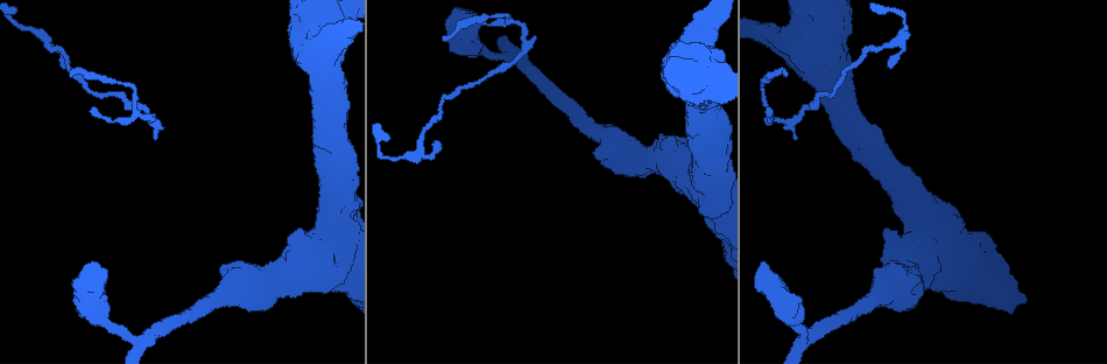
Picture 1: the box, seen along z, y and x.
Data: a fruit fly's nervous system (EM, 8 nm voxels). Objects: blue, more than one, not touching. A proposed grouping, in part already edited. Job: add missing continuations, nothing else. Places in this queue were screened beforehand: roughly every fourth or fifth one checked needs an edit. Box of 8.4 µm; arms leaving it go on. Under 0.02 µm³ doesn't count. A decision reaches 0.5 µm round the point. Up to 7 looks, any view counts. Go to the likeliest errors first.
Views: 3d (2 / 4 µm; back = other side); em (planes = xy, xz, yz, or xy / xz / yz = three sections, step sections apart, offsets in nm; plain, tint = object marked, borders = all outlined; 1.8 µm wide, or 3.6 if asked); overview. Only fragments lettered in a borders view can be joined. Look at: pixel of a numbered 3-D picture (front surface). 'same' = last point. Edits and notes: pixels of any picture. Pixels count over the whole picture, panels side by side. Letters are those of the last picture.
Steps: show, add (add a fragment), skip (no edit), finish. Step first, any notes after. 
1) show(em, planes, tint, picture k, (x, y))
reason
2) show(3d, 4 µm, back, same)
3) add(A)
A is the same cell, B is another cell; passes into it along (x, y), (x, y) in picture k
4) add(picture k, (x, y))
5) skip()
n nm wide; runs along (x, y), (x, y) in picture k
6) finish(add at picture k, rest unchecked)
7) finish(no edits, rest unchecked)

show(3d, 2 µm, picture 1, (763, 263))
thick end

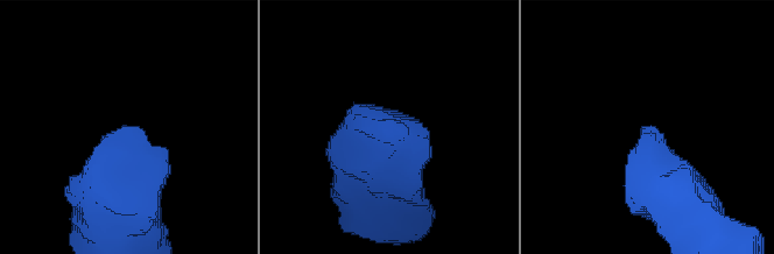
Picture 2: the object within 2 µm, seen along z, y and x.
show(em, xy, step 16, borders, picture 2, (131, 127))

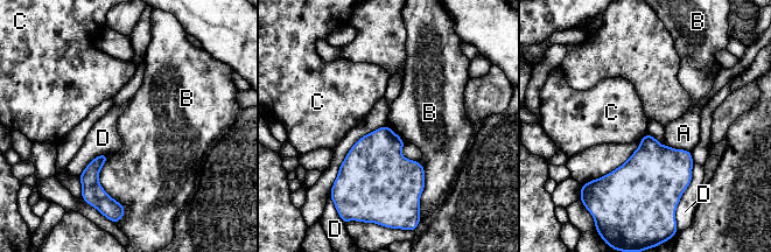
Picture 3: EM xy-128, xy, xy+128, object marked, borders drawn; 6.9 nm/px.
show(em, planes, borders, same)

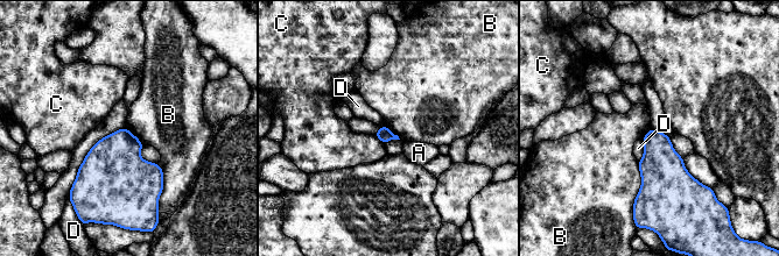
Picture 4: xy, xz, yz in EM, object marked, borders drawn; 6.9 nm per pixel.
skip()
A, B, C and D are other cells; border along (638, 161), (640, 187), (632, 210) in picture 4; none of them fits

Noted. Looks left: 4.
show(3d, 4 µm, picture 1, (766, 107))
branch stops here

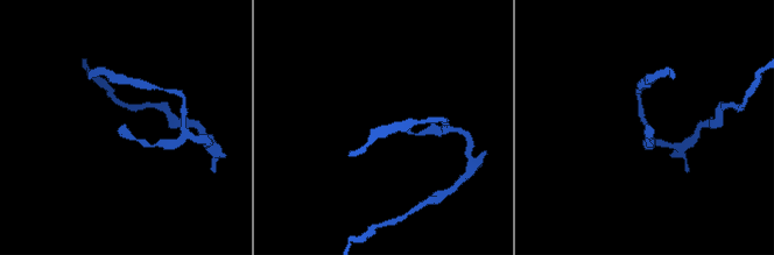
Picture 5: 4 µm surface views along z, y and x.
show(em, xz, step 16, borders, picture 5, (122, 126))
need the tissue

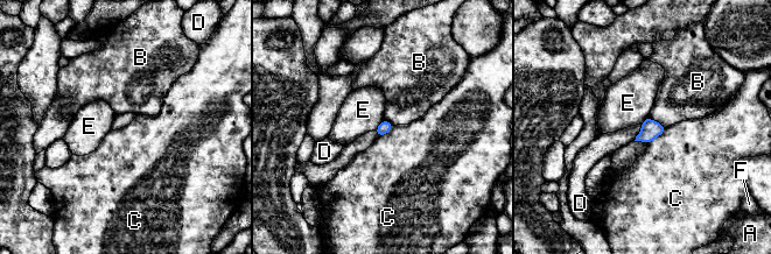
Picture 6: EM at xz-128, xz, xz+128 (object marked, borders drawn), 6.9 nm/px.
skip()
A, B, C, D, E and F are other cells; border along (666, 127), (649, 143) in picture 6; none of them fits

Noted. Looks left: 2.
show(em, xz, step 4, tint, picture 1, (62, 67))
tapers out

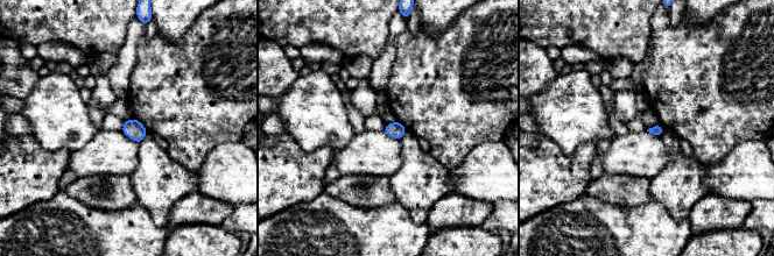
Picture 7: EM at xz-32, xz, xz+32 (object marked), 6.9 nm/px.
show(em, planes, borders, same)

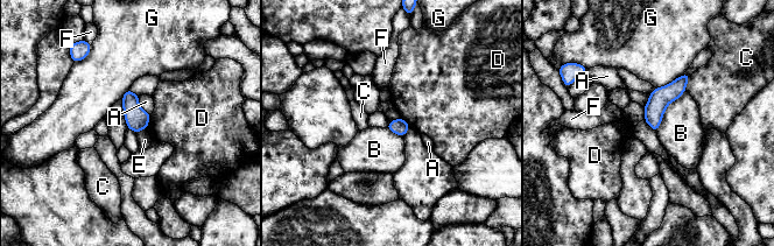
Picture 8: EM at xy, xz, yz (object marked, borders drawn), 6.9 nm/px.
skip()
110 nm wide; A, B, C, D, E, F and G are other cells; no lettered fragment goes on from it

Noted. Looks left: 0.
finish(no edits, rest unchecked)

